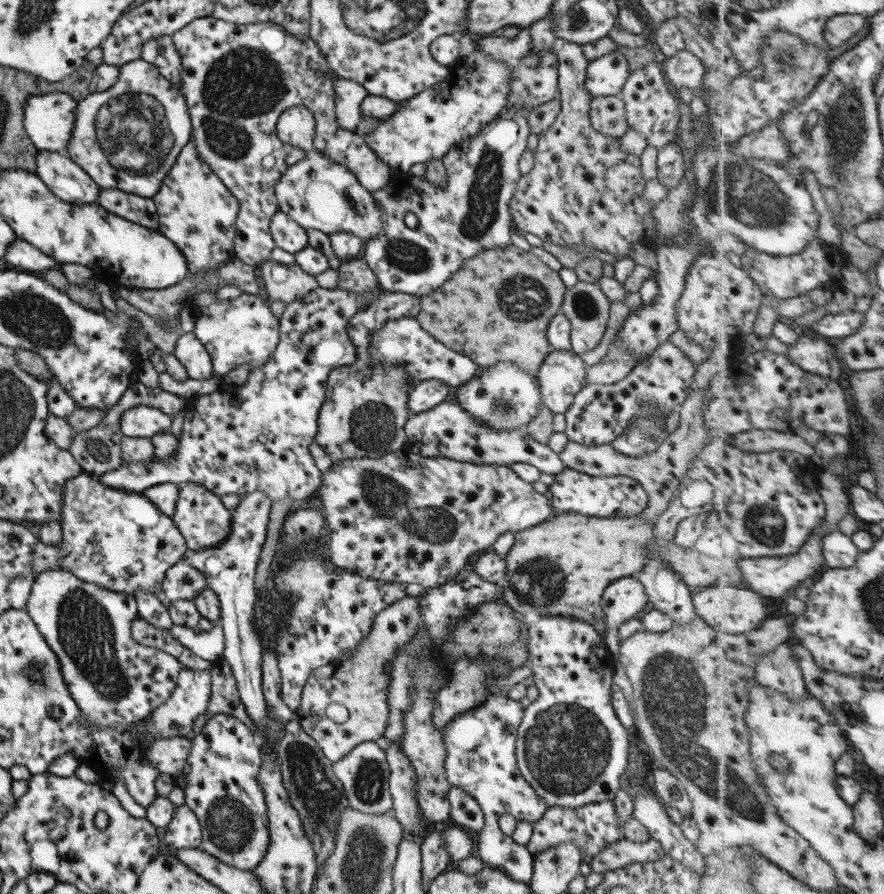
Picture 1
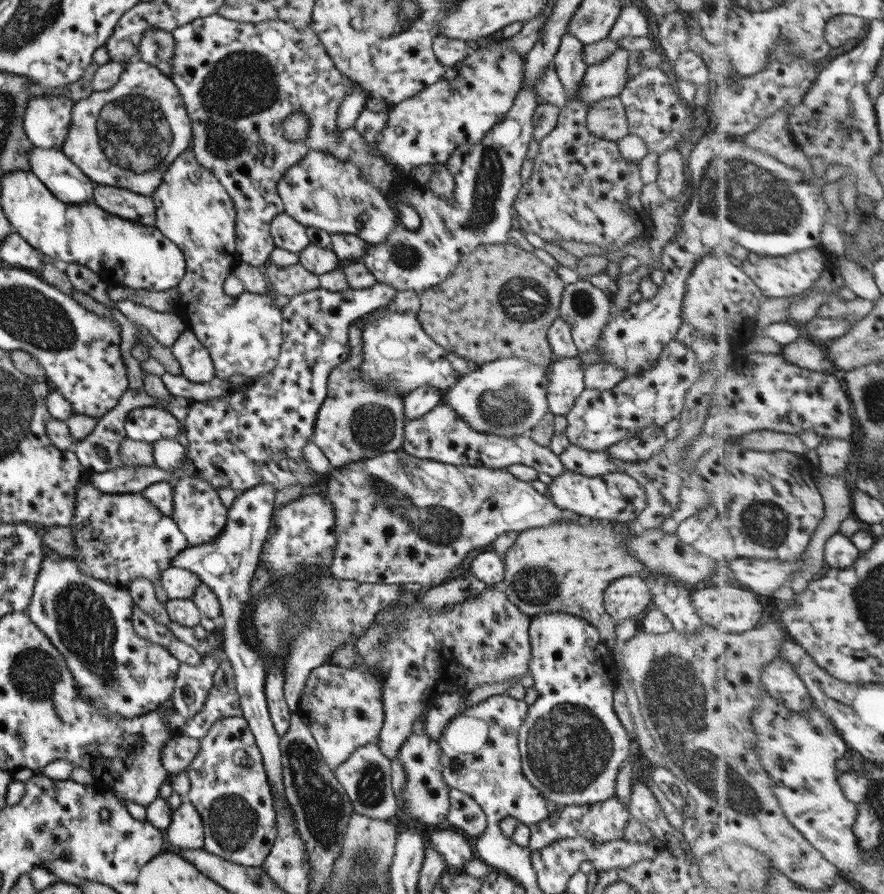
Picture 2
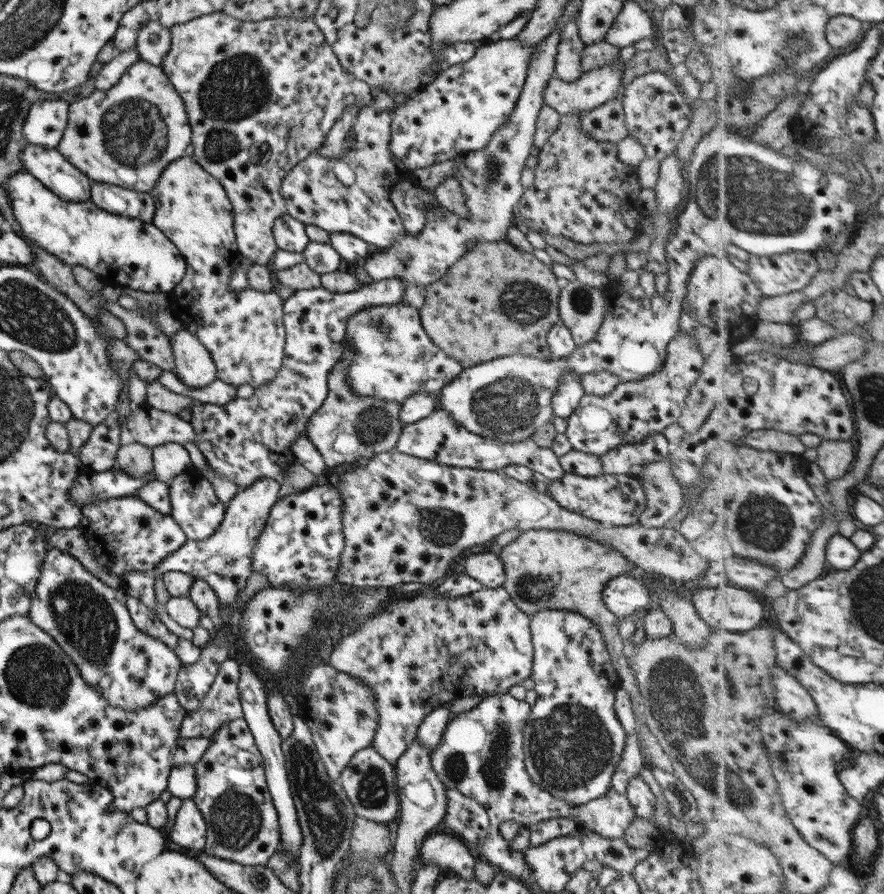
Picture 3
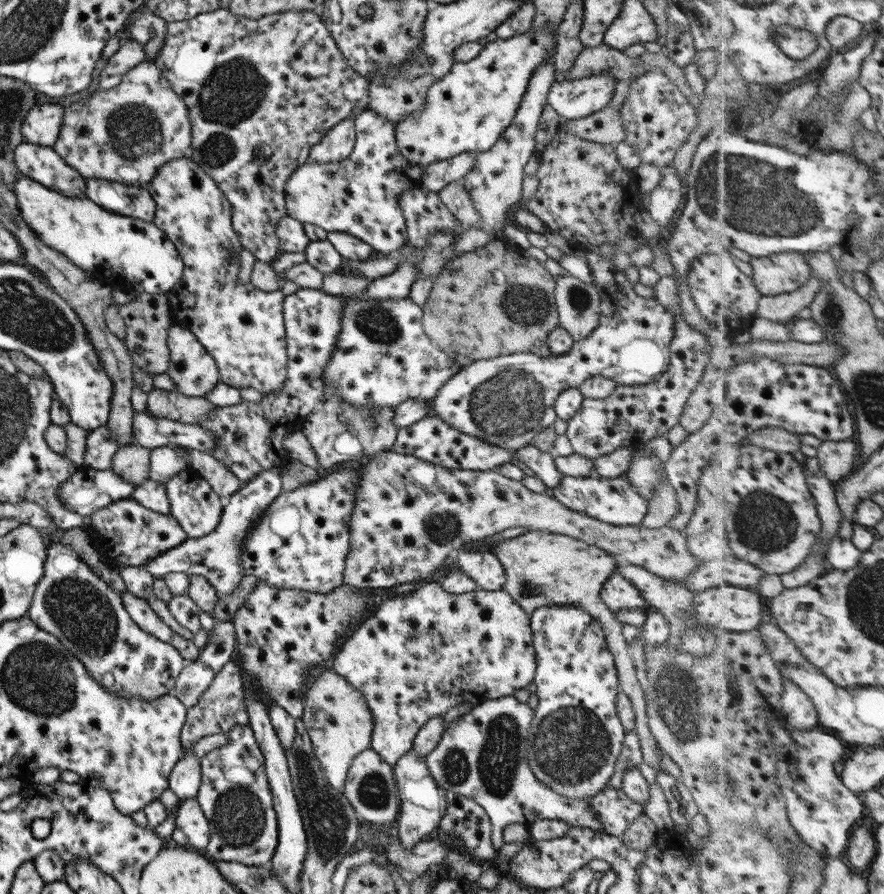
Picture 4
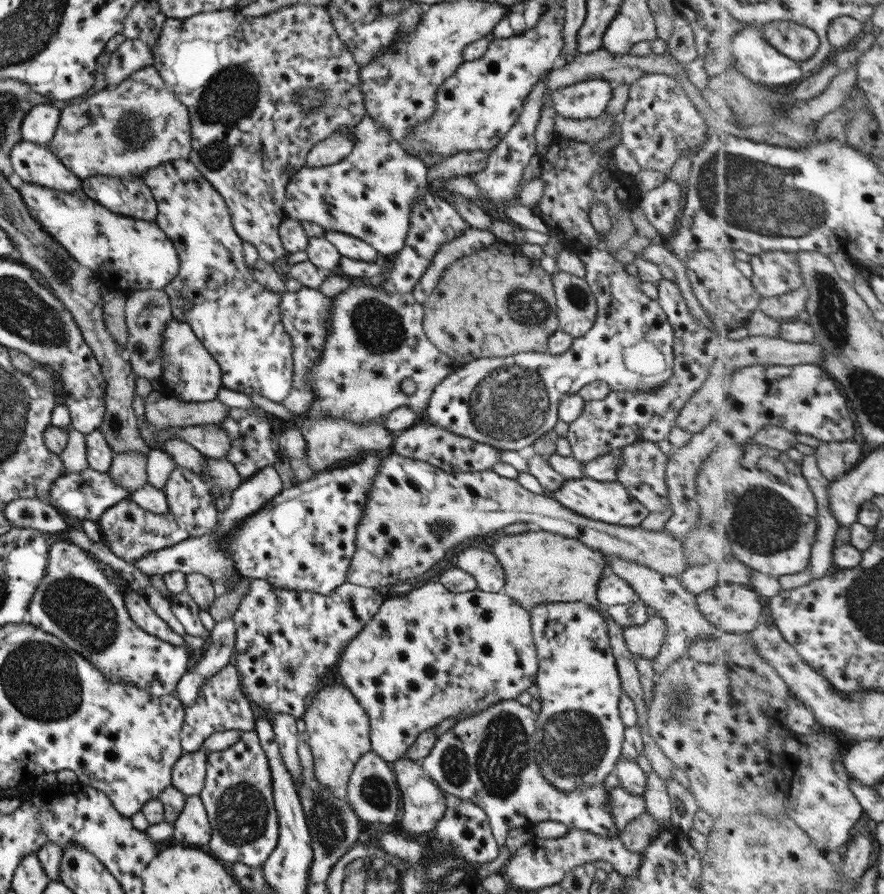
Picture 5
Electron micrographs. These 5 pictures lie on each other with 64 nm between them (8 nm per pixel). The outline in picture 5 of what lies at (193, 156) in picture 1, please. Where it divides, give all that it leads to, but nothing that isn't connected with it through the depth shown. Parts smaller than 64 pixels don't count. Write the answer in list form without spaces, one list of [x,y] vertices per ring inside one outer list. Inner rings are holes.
[[[186,158],[151,167],[141,177],[156,202],[154,223],[165,233],[179,260],[177,273],[162,290],[169,300],[172,320],[188,324],[215,359],[223,387],[245,396],[259,394],[271,402],[281,402],[291,388],[293,361],[291,339],[279,316],[279,293],[265,289],[253,279],[252,269],[243,261],[242,240],[233,230],[223,198]]]

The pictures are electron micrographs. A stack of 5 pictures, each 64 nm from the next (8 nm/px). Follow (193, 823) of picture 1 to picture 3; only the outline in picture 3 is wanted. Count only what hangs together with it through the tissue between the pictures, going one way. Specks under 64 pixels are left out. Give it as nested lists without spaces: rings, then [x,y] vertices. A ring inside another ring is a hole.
[[[191,799],[181,801],[167,835],[183,851],[201,851],[205,846],[205,820]]]

